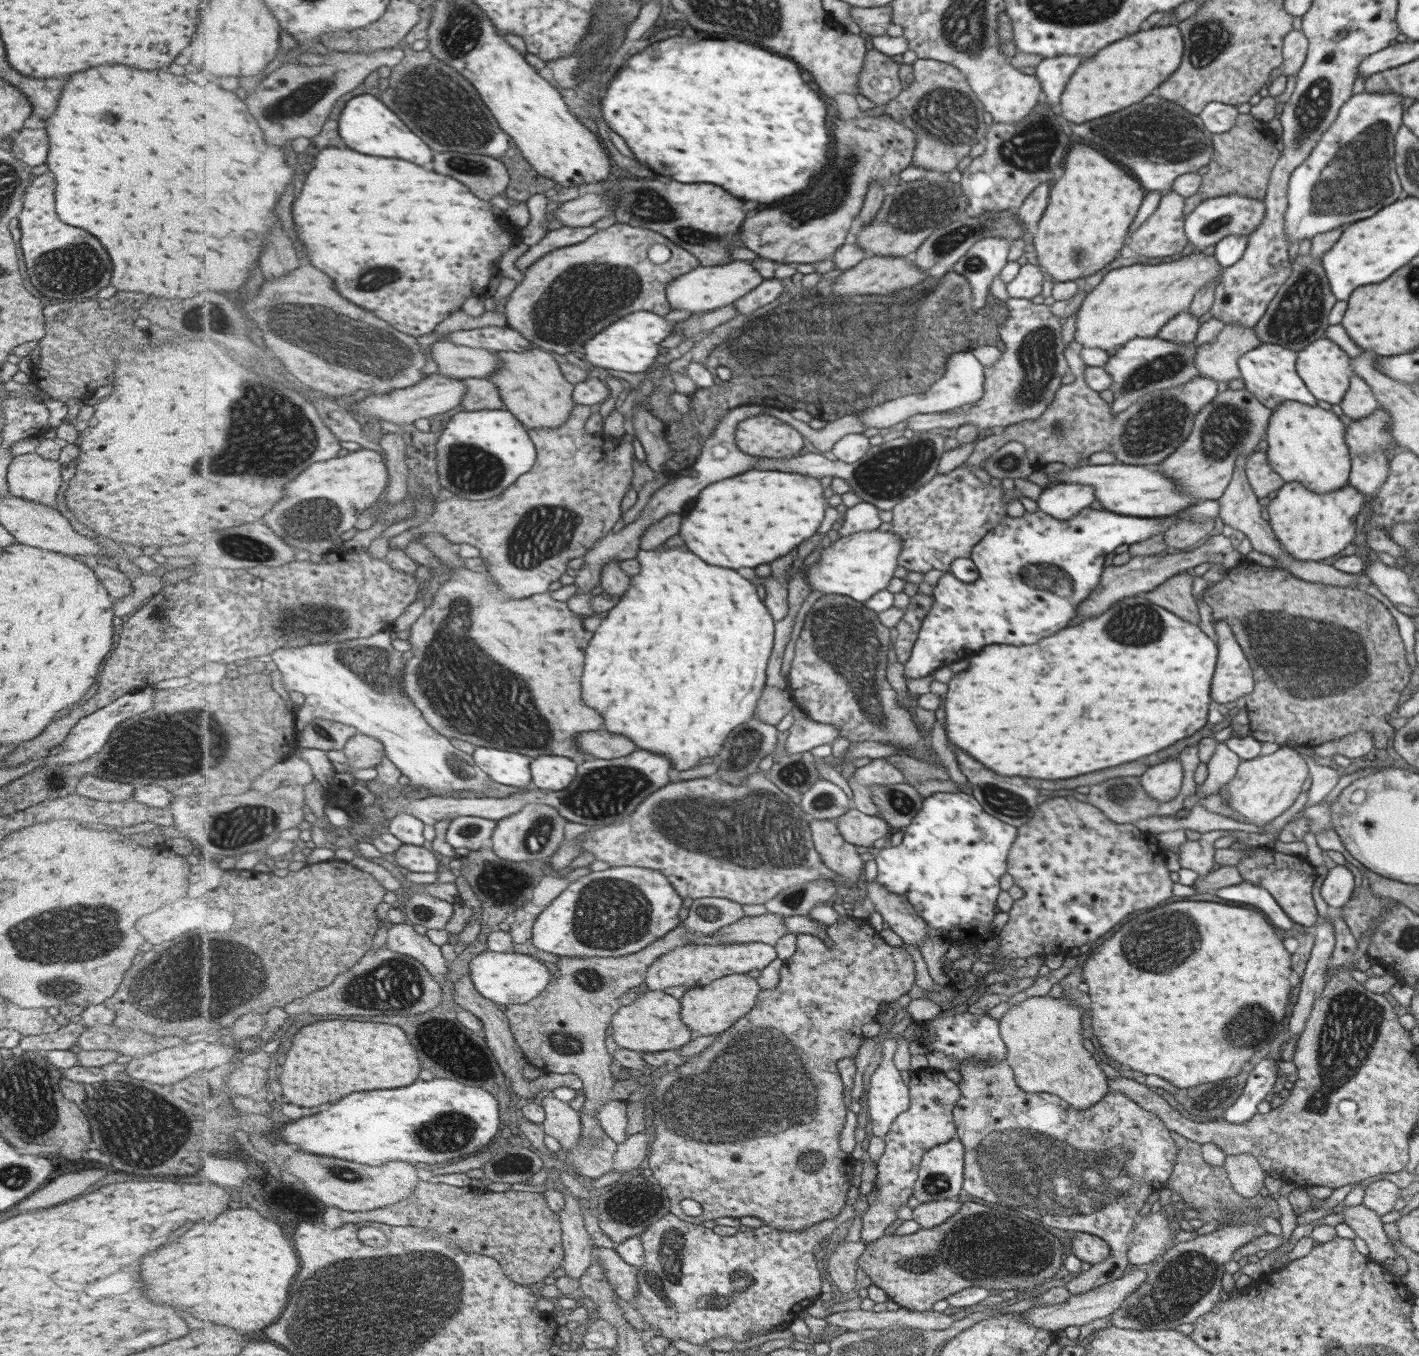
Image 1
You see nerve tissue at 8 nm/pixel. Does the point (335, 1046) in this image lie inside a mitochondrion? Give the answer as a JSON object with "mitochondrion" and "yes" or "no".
{"mitochondrion":"no"}

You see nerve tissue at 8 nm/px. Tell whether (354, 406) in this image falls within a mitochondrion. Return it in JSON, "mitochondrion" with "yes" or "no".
{"mitochondrion":"no"}

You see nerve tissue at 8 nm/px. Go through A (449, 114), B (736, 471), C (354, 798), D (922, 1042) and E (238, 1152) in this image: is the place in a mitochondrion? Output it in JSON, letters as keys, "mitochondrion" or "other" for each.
{"A":"mitochondrion","B":"other","C":"other","D":"other","E":"other"}

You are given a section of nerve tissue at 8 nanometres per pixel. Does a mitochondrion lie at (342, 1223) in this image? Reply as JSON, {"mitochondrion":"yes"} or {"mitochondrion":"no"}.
{"mitochondrion":"no"}

